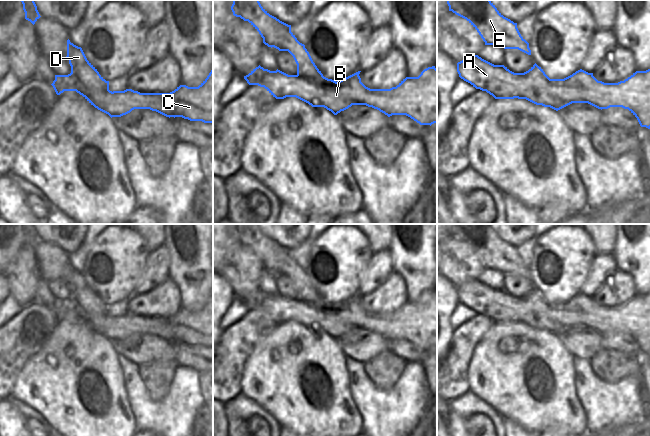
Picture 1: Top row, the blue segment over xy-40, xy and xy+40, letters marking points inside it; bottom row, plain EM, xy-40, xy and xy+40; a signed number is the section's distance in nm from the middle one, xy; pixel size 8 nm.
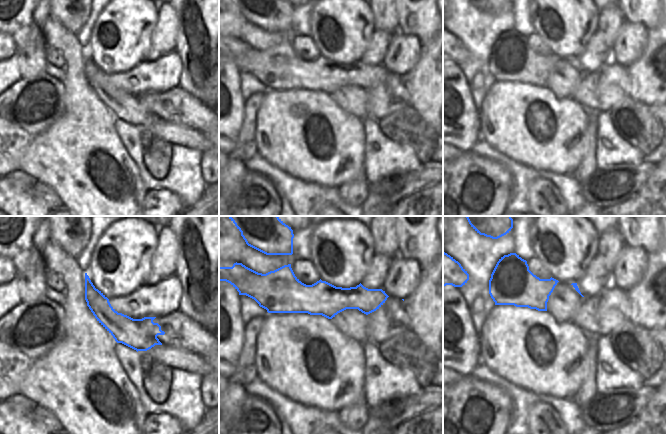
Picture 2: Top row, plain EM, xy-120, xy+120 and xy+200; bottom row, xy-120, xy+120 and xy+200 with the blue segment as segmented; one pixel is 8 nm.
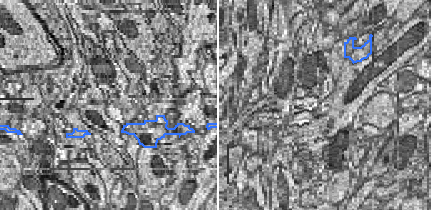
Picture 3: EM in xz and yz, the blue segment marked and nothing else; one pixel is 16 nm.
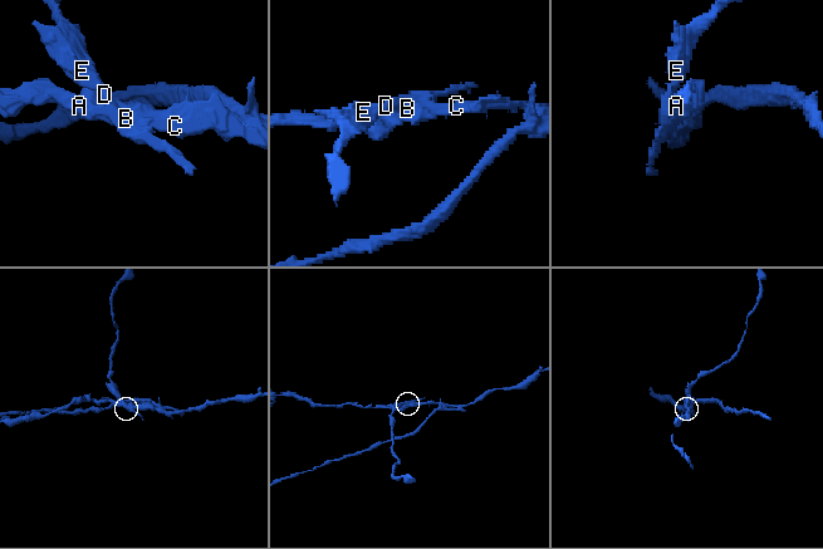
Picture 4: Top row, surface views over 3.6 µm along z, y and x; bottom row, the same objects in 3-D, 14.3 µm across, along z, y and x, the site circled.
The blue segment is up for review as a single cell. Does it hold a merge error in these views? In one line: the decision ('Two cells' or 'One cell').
Two cells.

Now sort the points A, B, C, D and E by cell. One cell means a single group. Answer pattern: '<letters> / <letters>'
A B C / D E

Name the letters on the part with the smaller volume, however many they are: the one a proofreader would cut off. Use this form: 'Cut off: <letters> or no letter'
Cut off: D, E.

